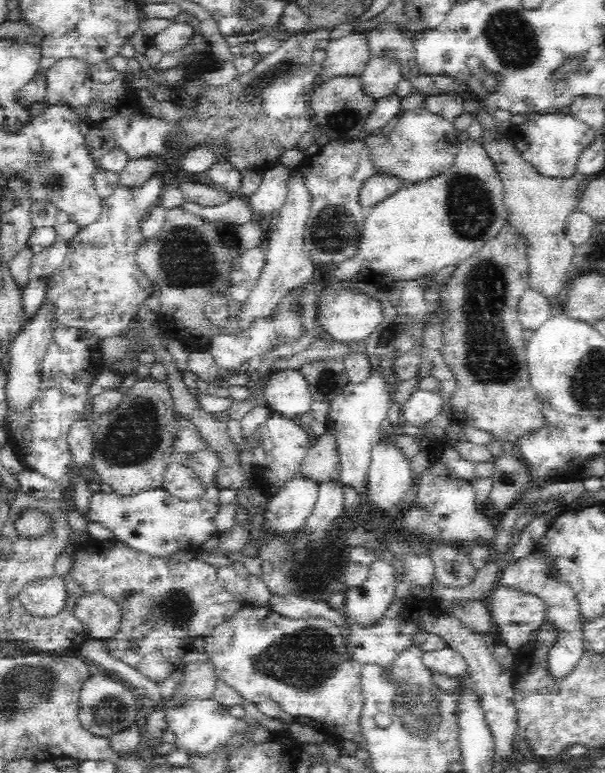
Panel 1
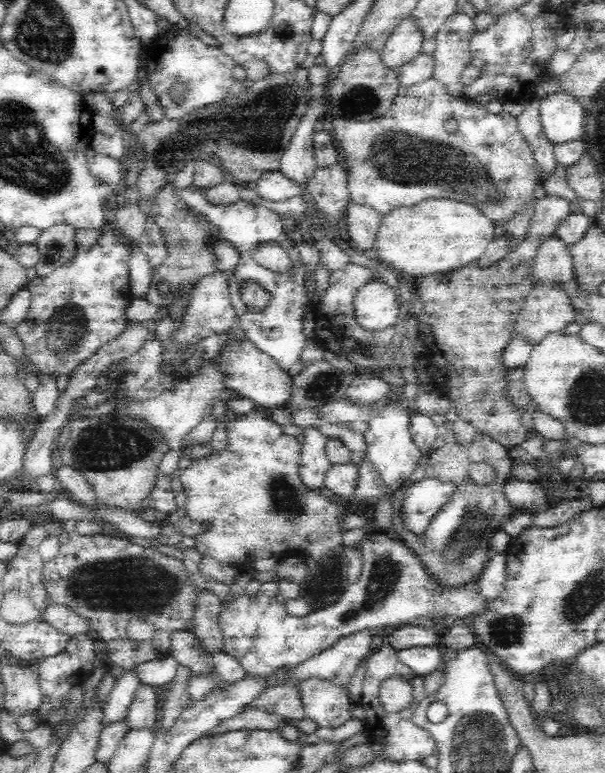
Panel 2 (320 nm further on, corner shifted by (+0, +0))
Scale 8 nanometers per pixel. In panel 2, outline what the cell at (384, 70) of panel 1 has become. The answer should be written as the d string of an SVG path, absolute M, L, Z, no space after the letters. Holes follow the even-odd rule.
M406 18L396 26L385 46L380 50L382 65L386 69L395 70L409 64L422 54L423 40L422 31L416 27L416 23Z

